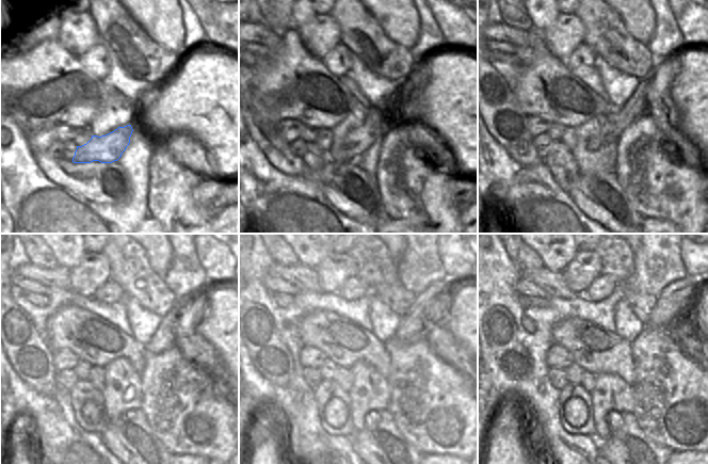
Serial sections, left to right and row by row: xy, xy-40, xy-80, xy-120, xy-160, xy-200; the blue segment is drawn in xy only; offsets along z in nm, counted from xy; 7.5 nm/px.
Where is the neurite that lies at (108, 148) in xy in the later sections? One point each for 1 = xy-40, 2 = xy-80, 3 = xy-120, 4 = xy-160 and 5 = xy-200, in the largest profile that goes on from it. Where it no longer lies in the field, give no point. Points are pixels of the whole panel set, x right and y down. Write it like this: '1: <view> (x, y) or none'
1: xy-40 (356, 142)
2: xy-80 (621, 117)
3: xy-120 (164, 337)
4: xy-160 (413, 326)
5: xy-200 (671, 301)

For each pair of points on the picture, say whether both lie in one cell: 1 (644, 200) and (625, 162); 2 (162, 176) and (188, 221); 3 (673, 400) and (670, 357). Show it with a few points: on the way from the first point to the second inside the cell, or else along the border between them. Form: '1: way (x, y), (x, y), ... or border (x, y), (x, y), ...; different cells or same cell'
1: way (644, 190), (644, 181), (634, 172); same cell
2: way (170, 187), (170, 202), (177, 210); same cell
3: way (671, 389), (672, 368); same cell

